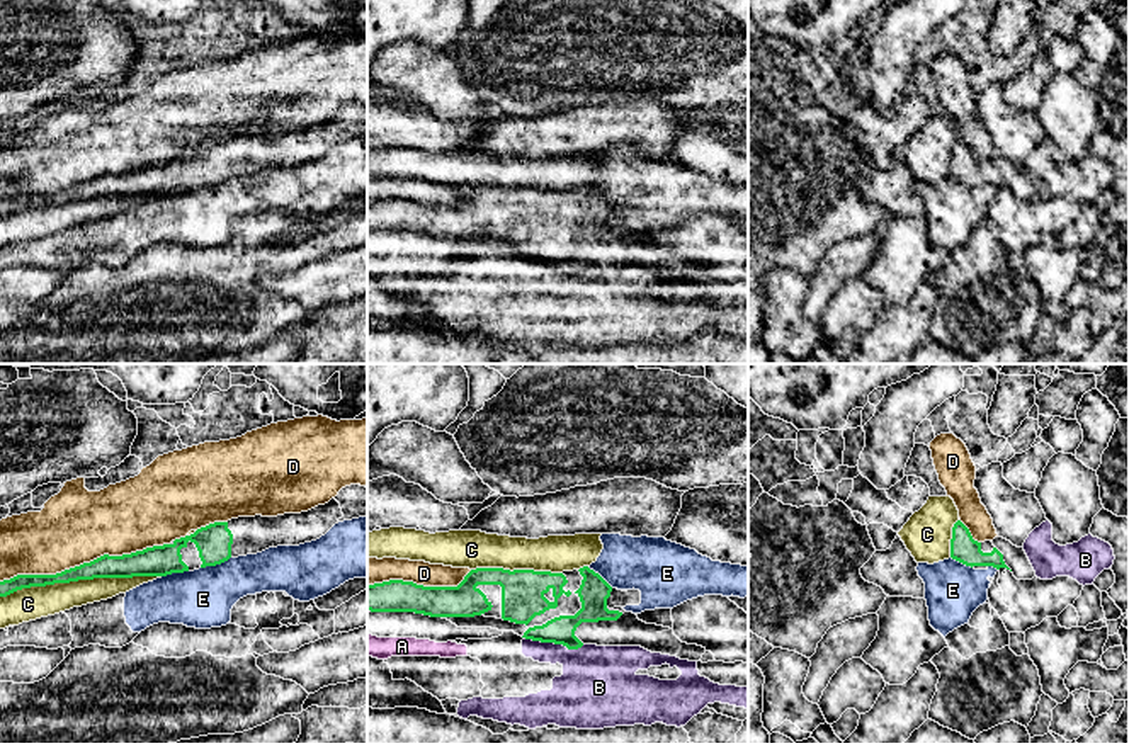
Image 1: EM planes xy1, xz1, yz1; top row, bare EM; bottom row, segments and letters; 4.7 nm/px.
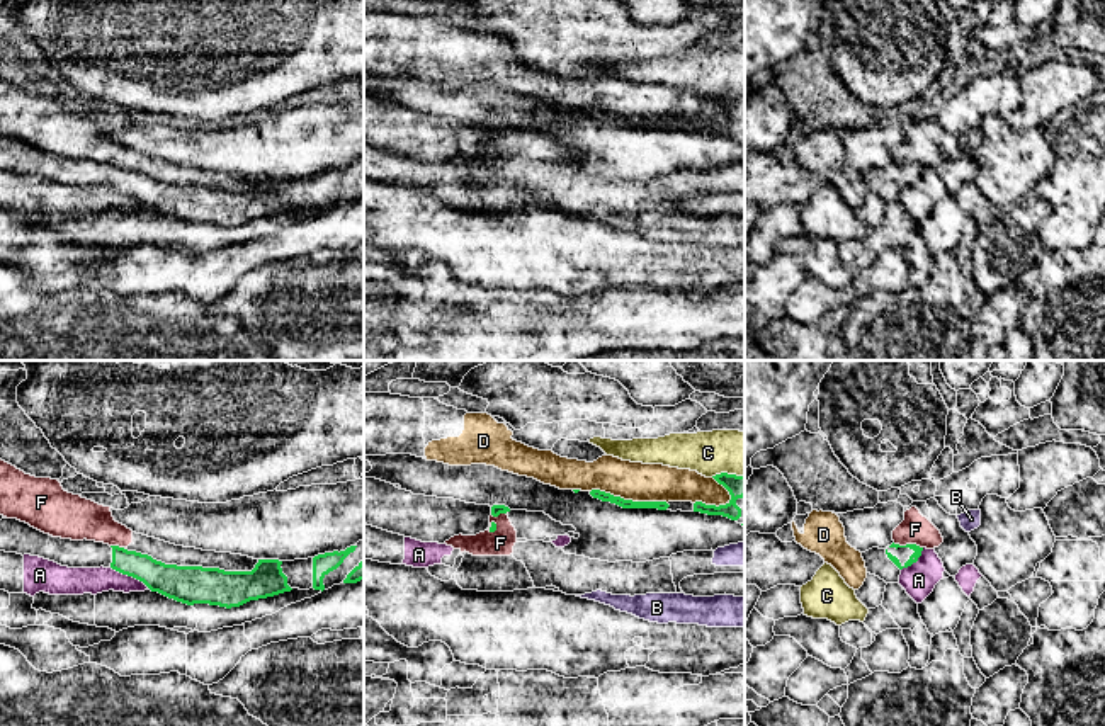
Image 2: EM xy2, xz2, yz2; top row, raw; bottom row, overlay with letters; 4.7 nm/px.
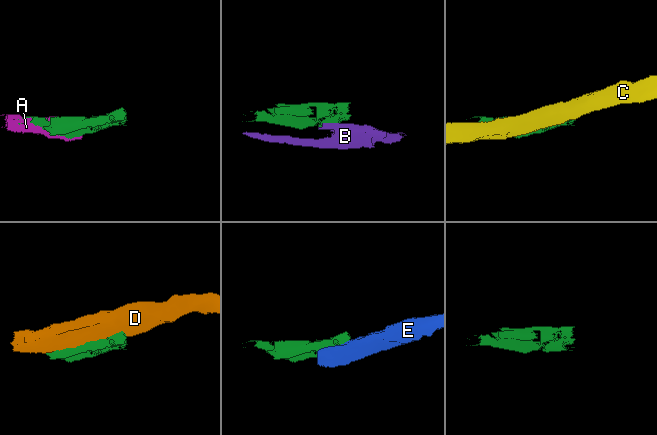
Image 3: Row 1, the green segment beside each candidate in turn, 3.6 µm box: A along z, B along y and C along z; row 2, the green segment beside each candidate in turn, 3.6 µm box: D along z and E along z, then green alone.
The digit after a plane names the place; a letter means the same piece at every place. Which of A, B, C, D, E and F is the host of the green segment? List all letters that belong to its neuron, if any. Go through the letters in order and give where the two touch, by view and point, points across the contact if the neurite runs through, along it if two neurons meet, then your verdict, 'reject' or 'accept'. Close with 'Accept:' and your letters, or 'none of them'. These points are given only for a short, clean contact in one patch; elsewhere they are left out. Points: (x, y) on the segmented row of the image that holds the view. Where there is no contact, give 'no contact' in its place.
A: meets green in xy2 at (131, 575); reject
B: meets green in xz1 at (555, 643); border along xz1 (524, 636), (568, 648), (584, 645); reject
C: meets green in xy1 at (80, 578); reject
D: meets green in xy1 at (84, 563); reject
E: meets green in xy1 at (215, 565); reject
F: meets green in yz2 at (908, 544); border along yz2 (893, 543), (918, 544), (922, 548); reject
Accept: none of them

